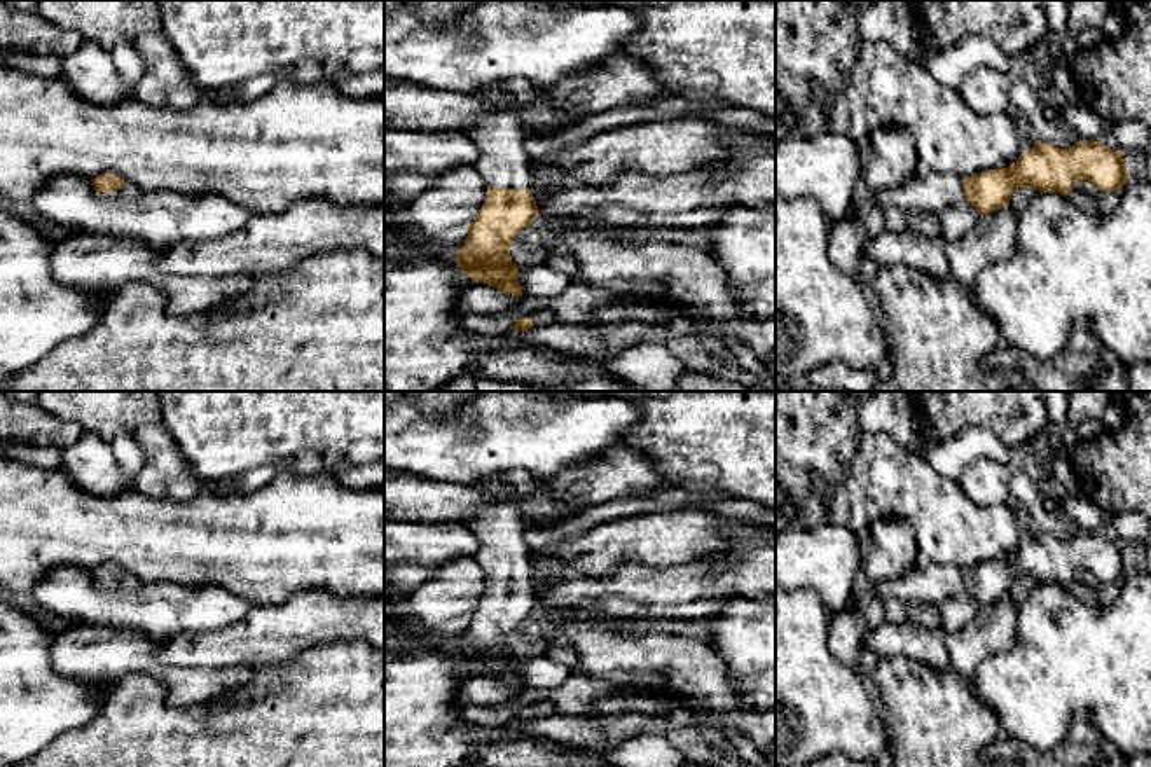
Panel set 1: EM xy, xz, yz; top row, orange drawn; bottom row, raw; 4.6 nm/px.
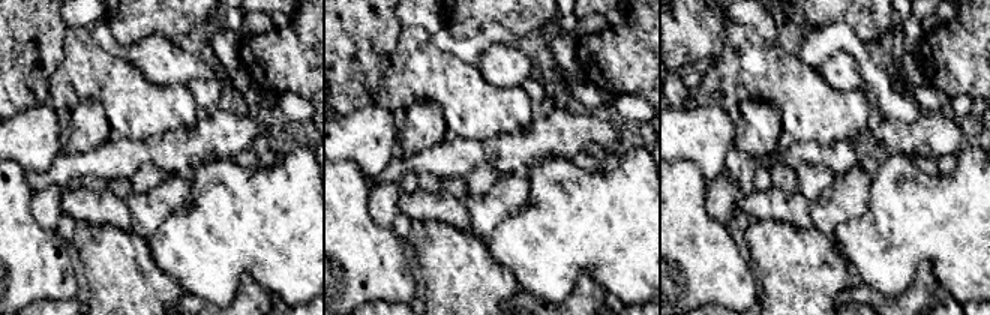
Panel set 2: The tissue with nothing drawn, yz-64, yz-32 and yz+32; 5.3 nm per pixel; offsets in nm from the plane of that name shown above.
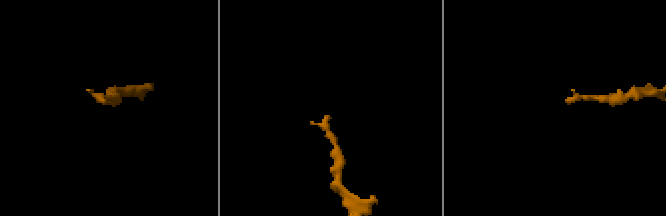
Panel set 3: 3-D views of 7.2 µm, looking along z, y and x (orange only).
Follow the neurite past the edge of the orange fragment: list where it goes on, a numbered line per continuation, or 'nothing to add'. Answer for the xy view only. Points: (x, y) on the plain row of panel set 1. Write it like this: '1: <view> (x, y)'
1: xy (128, 582)

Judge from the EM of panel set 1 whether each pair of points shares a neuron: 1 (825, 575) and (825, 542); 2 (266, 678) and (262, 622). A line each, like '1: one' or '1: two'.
1: one
2: two

